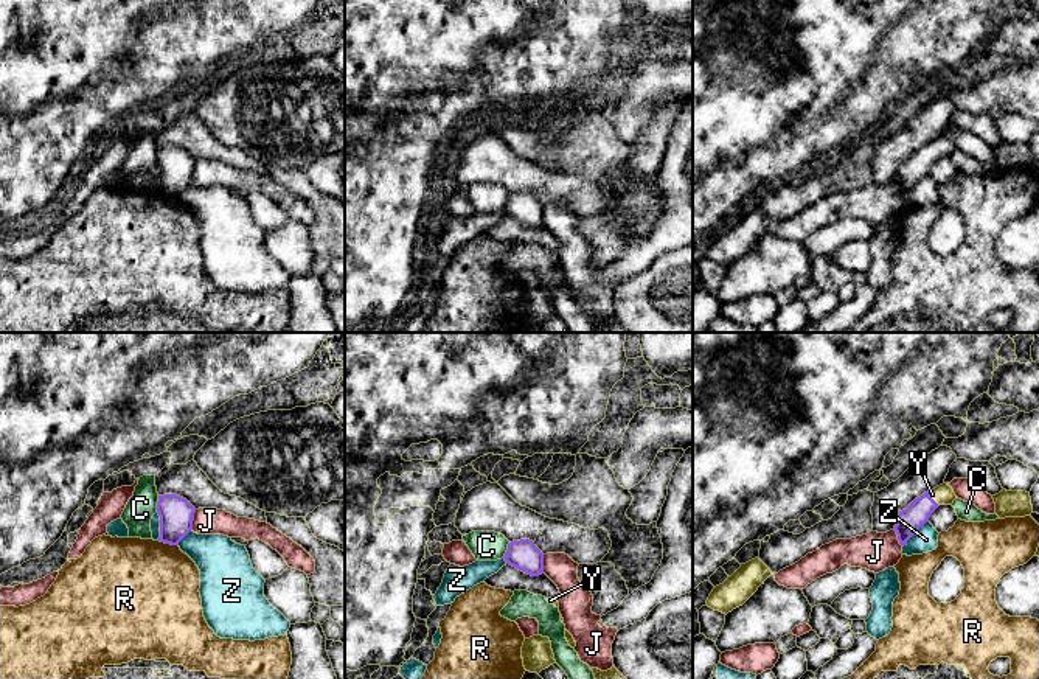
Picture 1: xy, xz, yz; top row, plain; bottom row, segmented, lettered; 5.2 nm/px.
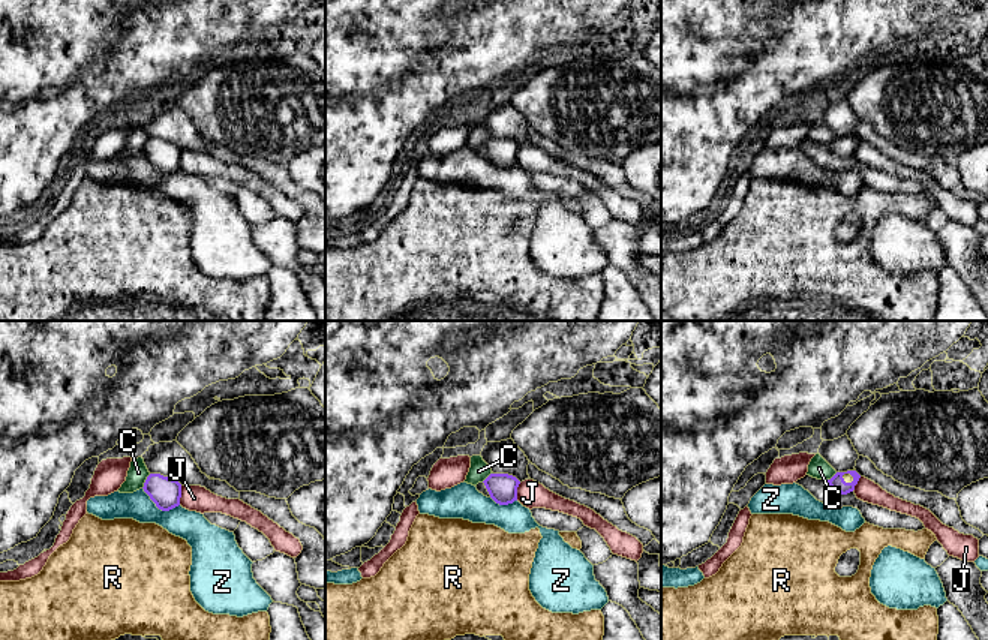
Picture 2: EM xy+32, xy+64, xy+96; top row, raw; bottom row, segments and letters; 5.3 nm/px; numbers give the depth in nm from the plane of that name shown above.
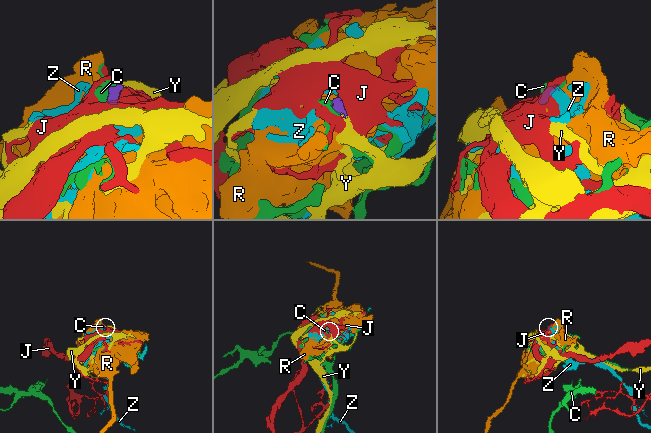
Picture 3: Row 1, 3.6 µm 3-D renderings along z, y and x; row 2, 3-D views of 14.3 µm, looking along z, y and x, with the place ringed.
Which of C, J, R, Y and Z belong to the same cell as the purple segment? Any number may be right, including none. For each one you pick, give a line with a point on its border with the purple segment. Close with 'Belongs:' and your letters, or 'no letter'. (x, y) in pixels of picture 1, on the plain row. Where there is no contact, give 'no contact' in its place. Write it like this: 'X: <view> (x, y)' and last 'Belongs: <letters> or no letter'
Y: yz (931, 149)
Belongs: Y

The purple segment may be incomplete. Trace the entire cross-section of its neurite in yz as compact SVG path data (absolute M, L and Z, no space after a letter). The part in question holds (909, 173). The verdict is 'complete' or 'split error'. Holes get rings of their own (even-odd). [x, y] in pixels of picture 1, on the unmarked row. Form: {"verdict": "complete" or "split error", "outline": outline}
{"verdict": "split error", "outline": "M943 135L935 141L924 145L915 151L905 162L899 163L895 183L899 196L904 199L905 194L919 182L921 177L929 174L930 166L940 157L952 157L957 151L954 141Z"}

